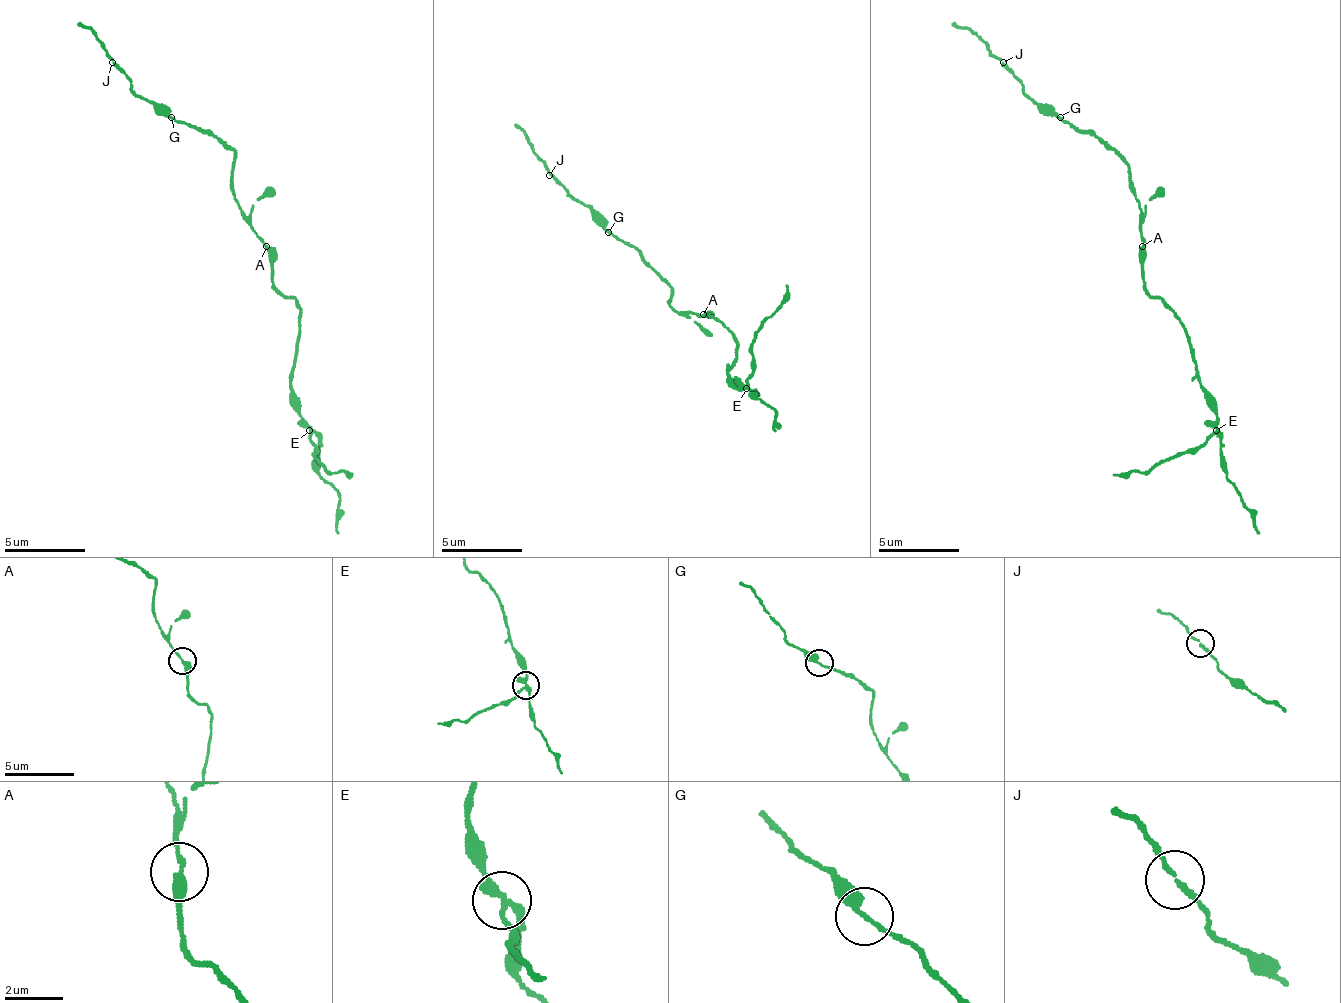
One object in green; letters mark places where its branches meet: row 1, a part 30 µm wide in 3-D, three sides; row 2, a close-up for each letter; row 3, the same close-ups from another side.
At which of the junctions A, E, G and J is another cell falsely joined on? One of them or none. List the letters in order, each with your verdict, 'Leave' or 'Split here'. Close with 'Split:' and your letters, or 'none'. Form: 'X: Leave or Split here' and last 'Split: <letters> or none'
A: Leave
E: Split here
G: Leave
J: Leave
Split: E

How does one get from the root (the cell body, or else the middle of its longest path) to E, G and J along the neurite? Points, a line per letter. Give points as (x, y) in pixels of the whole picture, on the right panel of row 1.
E: (1142, 238), (1142, 287), (1154, 295), (1183, 327), (1191, 348), (1199, 388), (1215, 417), (1215, 429)
G: (1142, 238), (1142, 214), (1138, 209), (1130, 169), (1110, 148), (1085, 132), (1077, 132), (1061, 116)
J: (1142, 238), (1142, 214), (1130, 169), (1093, 136), (1077, 132), (1057, 116), (1049, 116), (1020, 88), (1004, 63)

